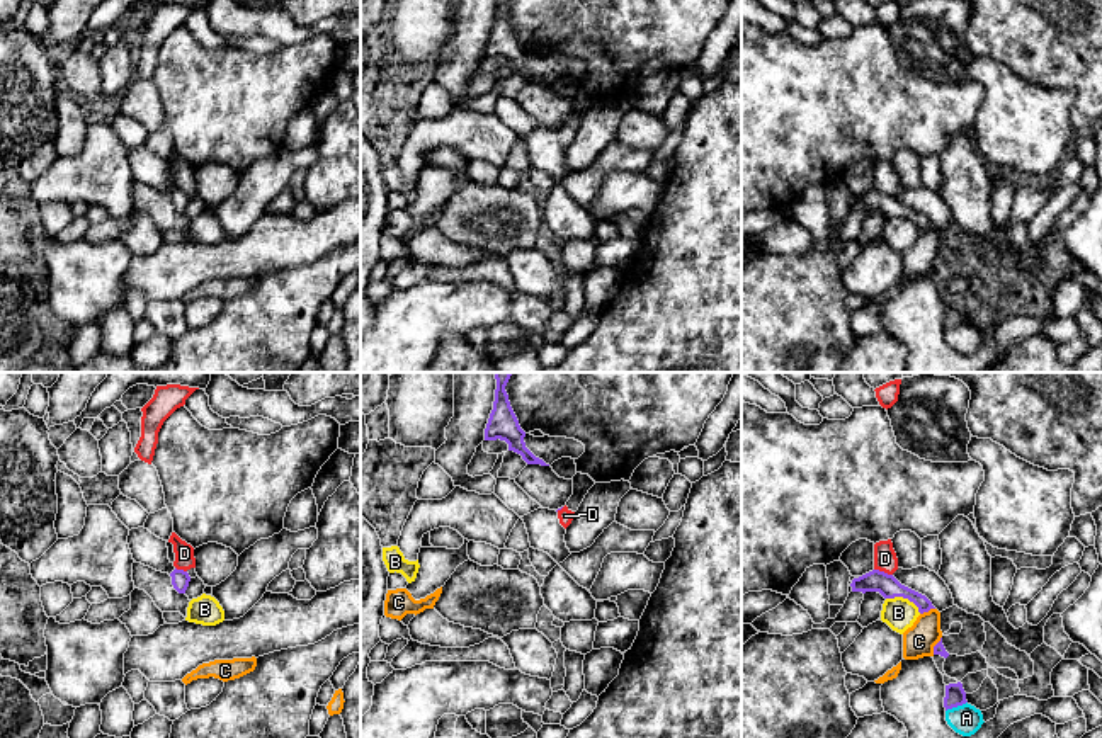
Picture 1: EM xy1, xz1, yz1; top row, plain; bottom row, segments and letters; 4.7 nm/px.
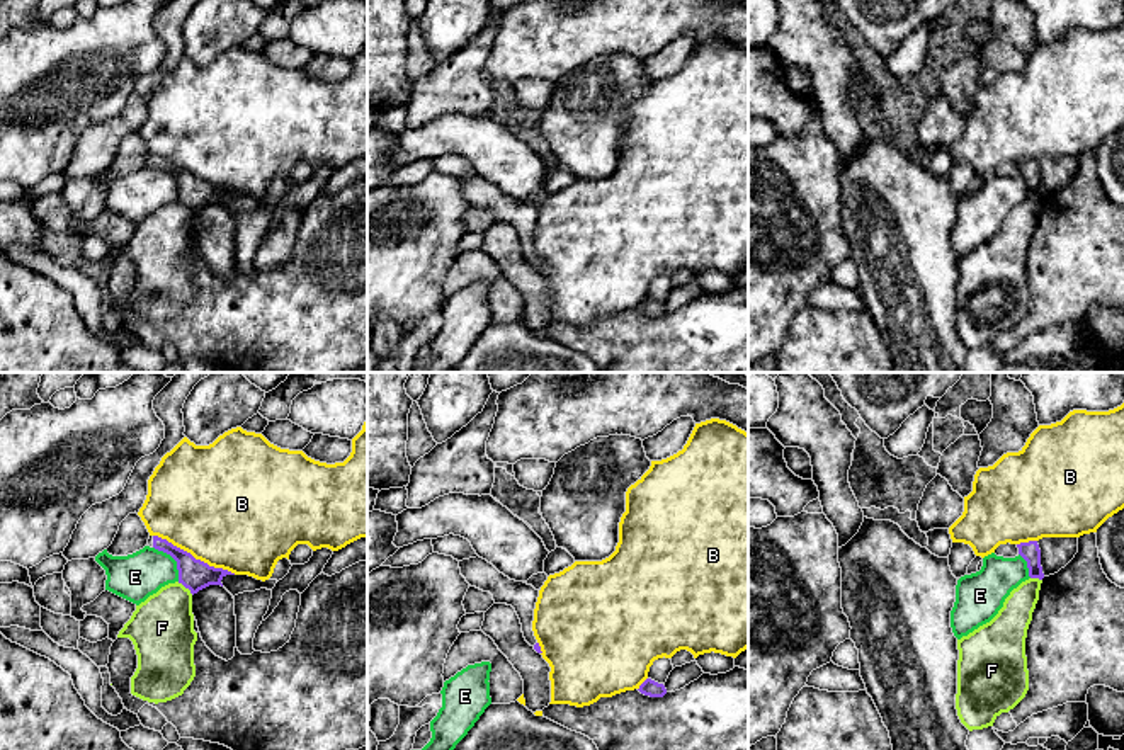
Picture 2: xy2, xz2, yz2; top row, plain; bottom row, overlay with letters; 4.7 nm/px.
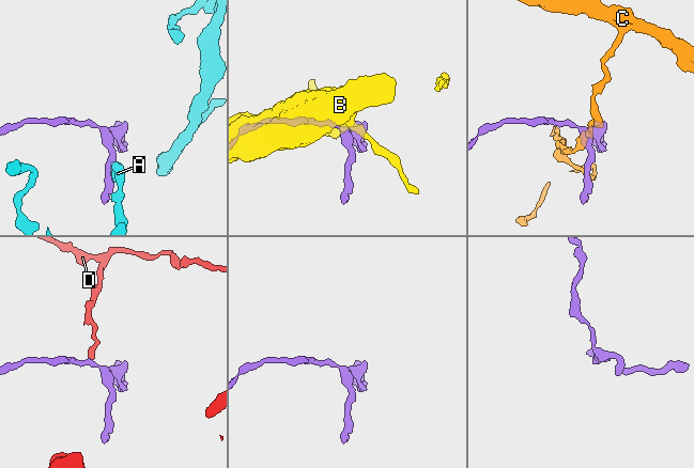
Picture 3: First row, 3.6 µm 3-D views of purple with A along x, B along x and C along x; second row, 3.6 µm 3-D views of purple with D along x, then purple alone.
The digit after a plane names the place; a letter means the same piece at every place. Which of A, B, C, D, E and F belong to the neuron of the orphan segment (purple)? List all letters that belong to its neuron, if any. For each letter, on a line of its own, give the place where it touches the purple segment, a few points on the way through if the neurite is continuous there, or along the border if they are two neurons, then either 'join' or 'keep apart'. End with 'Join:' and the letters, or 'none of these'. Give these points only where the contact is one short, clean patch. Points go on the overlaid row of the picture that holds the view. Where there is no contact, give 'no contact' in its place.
A: meets purple in yz1 at (956, 706); border along yz1 (966, 701), (946, 711); keep apart
B: meets purple in xy2 at (193, 556); keep apart
C: meets purple in yz1 at (927, 611); border along yz1 (934, 607), (920, 614); keep apart
D: meets purple in yz1 at (883, 572); border along yz1 (874, 568), (891, 575); keep apart
E: meets purple in xy2 at (174, 558); border along xy2 (153, 546), (165, 551), (175, 562), (179, 580); keep apart
F: meets purple in xy2 at (186, 587); border along xy2 (177, 582), (193, 594); keep apart
Join: none of these

